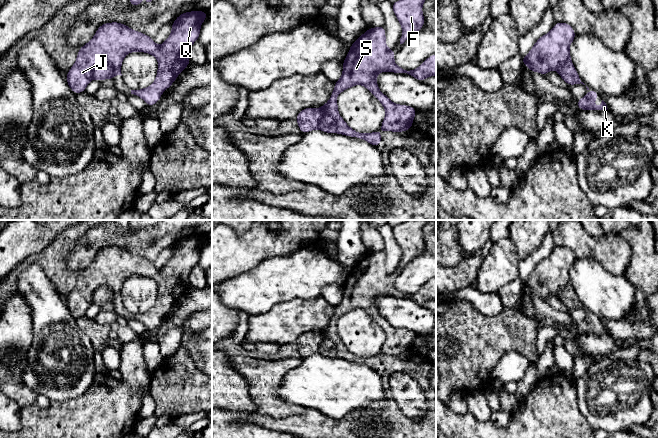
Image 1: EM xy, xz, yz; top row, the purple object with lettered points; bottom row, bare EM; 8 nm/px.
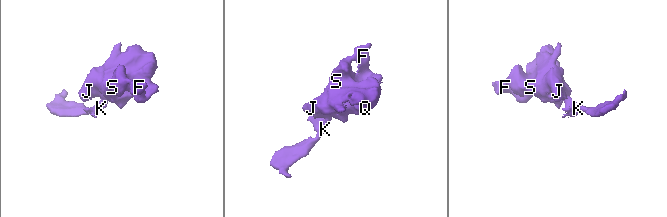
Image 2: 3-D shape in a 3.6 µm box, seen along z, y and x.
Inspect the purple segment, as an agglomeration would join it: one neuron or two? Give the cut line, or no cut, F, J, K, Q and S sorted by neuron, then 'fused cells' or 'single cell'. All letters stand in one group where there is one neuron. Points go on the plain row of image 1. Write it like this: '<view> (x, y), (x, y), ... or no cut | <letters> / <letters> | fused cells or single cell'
xy (112, 289), (105, 285), (99, 285), (93, 292), (91, 301) | F J Q S / K | fused cells

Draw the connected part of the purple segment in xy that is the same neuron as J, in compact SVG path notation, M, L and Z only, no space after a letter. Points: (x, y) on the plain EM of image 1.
M187 235L179 239L172 246L170 260L160 270L156 269L151 261L139 255L134 255L125 248L118 246L102 248L98 251L94 261L87 268L80 271L76 286L65 300L67 307L75 318L79 318L85 315L88 307L92 303L93 292L99 286L106 285L110 287L113 291L114 298L122 300L122 285L128 277L136 275L149 277L158 284L156 303L147 312L131 314L131 318L139 320L148 330L152 330L160 324L162 317L173 308L180 296L190 288L189 276L191 270L198 264L201 248L207 241L208 239L205 235Z

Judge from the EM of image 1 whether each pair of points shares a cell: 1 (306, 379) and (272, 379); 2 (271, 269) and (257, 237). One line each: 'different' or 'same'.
1: different
2: different

